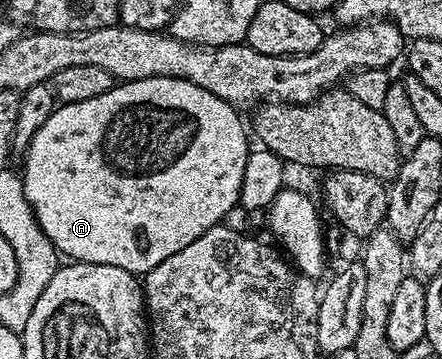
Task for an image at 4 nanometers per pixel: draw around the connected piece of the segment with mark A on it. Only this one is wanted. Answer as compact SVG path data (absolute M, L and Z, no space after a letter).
M149 77L139 81L123 81L115 84L104 95L96 95L96 99L84 99L84 103L71 105L59 104L44 127L32 135L32 143L26 148L20 176L24 195L48 239L63 258L74 263L87 265L111 265L135 275L145 275L152 271L168 255L176 255L176 251L184 251L188 243L200 239L212 227L223 224L225 216L239 204L241 183L244 176L245 163L249 158L251 147L248 140L248 129L242 126L239 110L229 105L224 99L212 95L212 91L204 91L204 87L196 87L196 83L185 81L179 77Z

